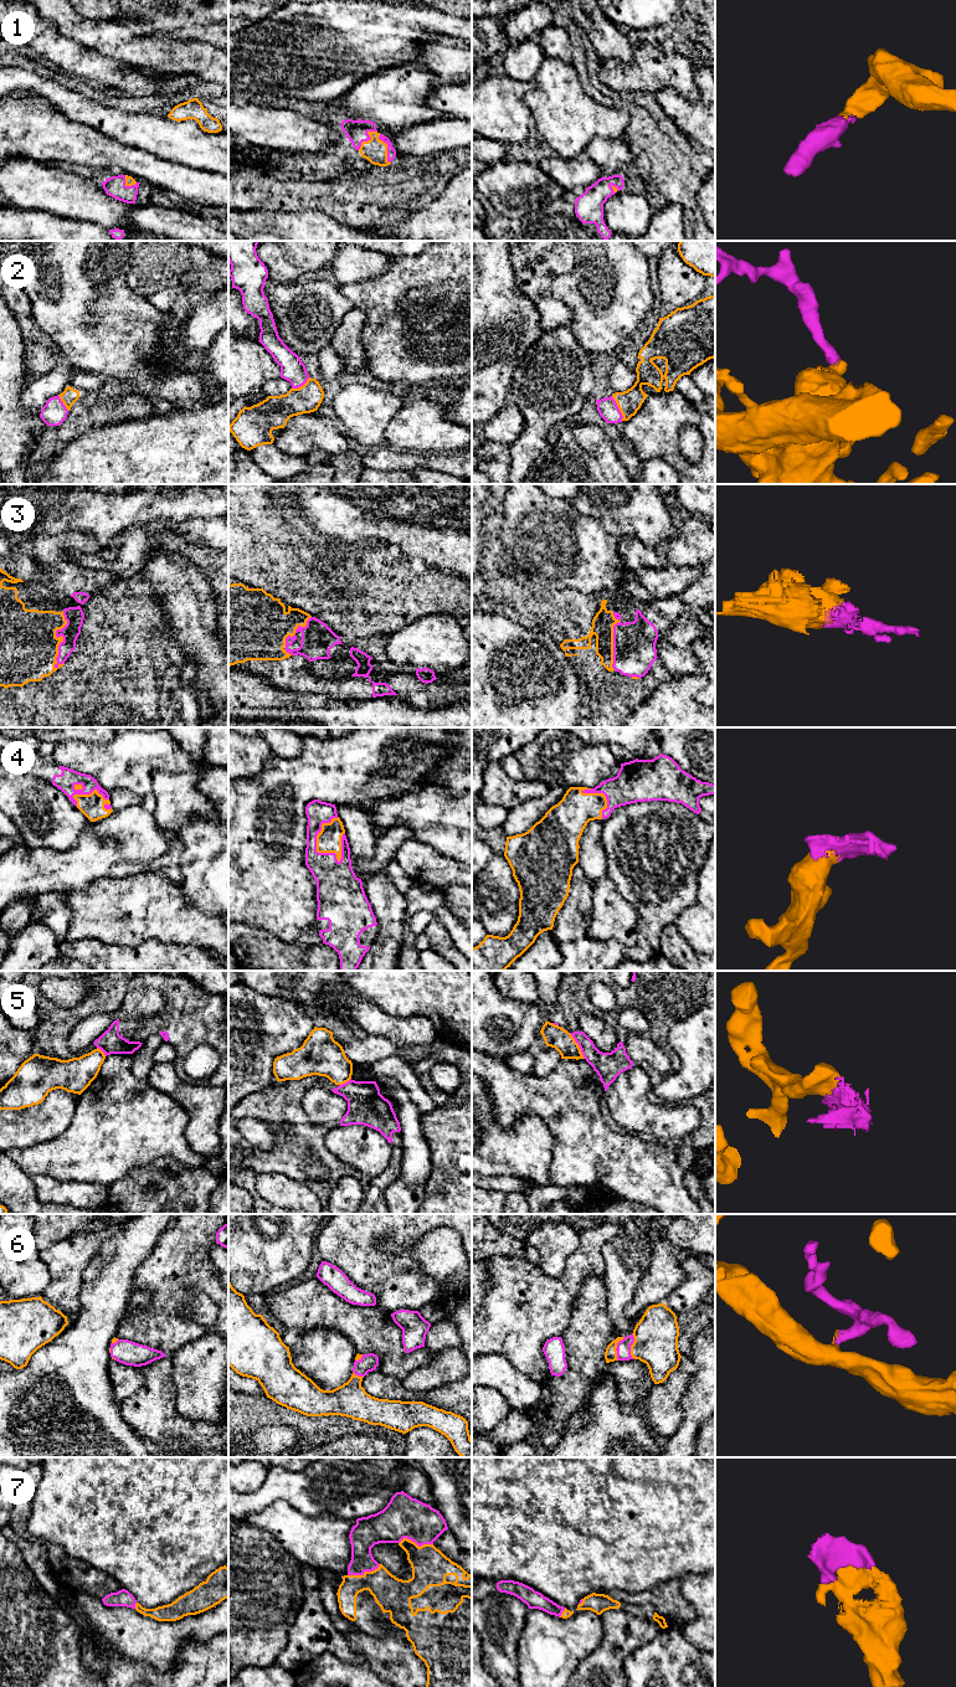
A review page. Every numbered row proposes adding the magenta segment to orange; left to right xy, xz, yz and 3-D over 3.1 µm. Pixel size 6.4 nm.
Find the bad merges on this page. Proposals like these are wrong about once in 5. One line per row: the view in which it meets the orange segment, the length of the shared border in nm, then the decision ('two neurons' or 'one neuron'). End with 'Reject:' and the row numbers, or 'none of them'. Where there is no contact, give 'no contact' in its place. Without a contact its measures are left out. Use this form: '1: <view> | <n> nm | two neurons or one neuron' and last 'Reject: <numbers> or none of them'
1: xz | 180 nm | one neuron
2: yz | 180 nm | one neuron
3: xy | 380 nm | one neuron
4: xz | 300 nm | one neuron
5: yz | 200 nm | two neurons
6: yz | 170 nm | one neuron
7: xz | 220 nm | one neuron
Reject: 5

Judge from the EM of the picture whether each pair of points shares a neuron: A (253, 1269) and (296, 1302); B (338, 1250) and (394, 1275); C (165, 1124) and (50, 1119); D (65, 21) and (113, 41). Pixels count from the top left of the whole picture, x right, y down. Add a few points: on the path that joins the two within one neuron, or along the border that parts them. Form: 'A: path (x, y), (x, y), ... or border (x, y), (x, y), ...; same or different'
A: border (272, 1291), (263, 1295); different
B: path (351, 1250), (368, 1250), (380, 1263); same
C: border (76, 1105), (70, 1125), (51, 1141); different
D: path (77, 29), (101, 35); same

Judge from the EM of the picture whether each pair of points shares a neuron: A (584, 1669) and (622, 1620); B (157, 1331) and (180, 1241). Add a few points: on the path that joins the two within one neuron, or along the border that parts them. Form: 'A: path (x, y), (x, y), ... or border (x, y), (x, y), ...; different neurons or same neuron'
A: path (596, 1660), (621, 1633); same neuron
B: path (165, 1309), (168, 1274), (178, 1264); same neuron

